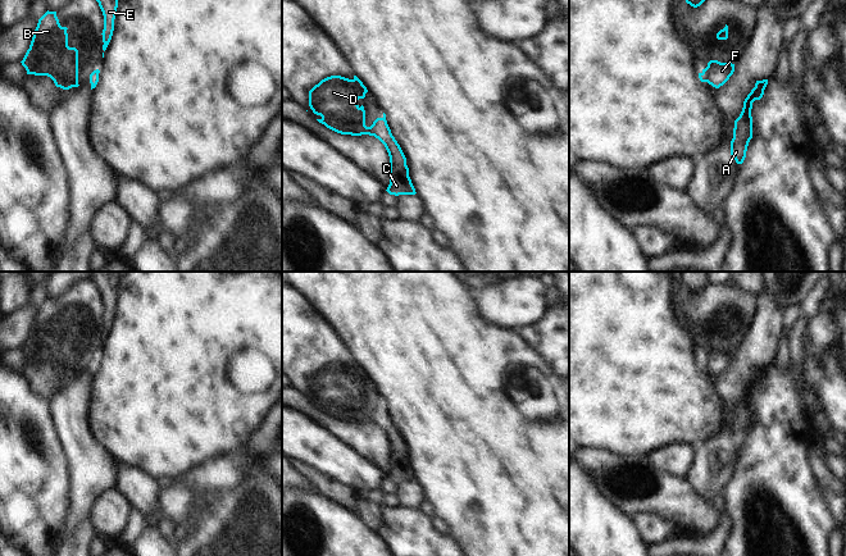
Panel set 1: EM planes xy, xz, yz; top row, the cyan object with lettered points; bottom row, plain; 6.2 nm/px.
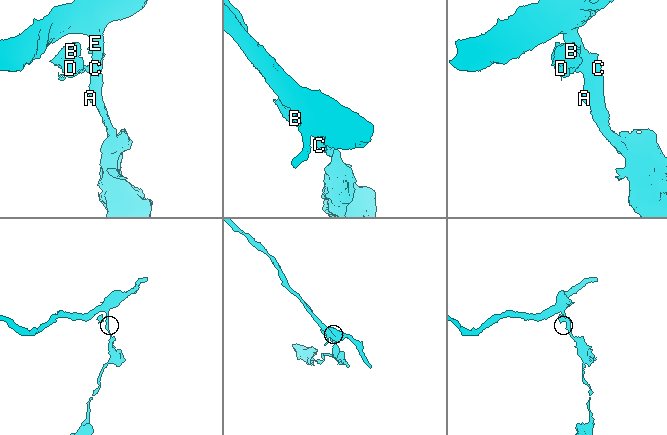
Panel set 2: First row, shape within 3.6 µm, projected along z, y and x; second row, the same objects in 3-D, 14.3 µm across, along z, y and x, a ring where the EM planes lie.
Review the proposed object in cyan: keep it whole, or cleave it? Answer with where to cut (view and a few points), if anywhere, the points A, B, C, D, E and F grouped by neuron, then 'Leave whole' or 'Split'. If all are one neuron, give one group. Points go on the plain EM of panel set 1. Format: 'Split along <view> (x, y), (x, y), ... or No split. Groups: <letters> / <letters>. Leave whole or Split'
Split along xz (383, 404), (376, 411), (372, 422). Groups: A C E F / B D. Split.

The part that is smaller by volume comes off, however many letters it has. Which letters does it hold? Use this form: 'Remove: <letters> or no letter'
Remove: B, D

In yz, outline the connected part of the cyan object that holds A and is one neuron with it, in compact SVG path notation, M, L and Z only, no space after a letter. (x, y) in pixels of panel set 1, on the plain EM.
M768 366L756 368L755 374L743 388L743 395L740 404L734 407L733 425L731 428L731 442L734 445L737 451L743 450L749 429L752 425L752 389L763 384L767 372Z

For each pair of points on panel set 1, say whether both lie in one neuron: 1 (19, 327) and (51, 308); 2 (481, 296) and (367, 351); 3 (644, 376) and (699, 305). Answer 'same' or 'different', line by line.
1: different
2: different
3: different

